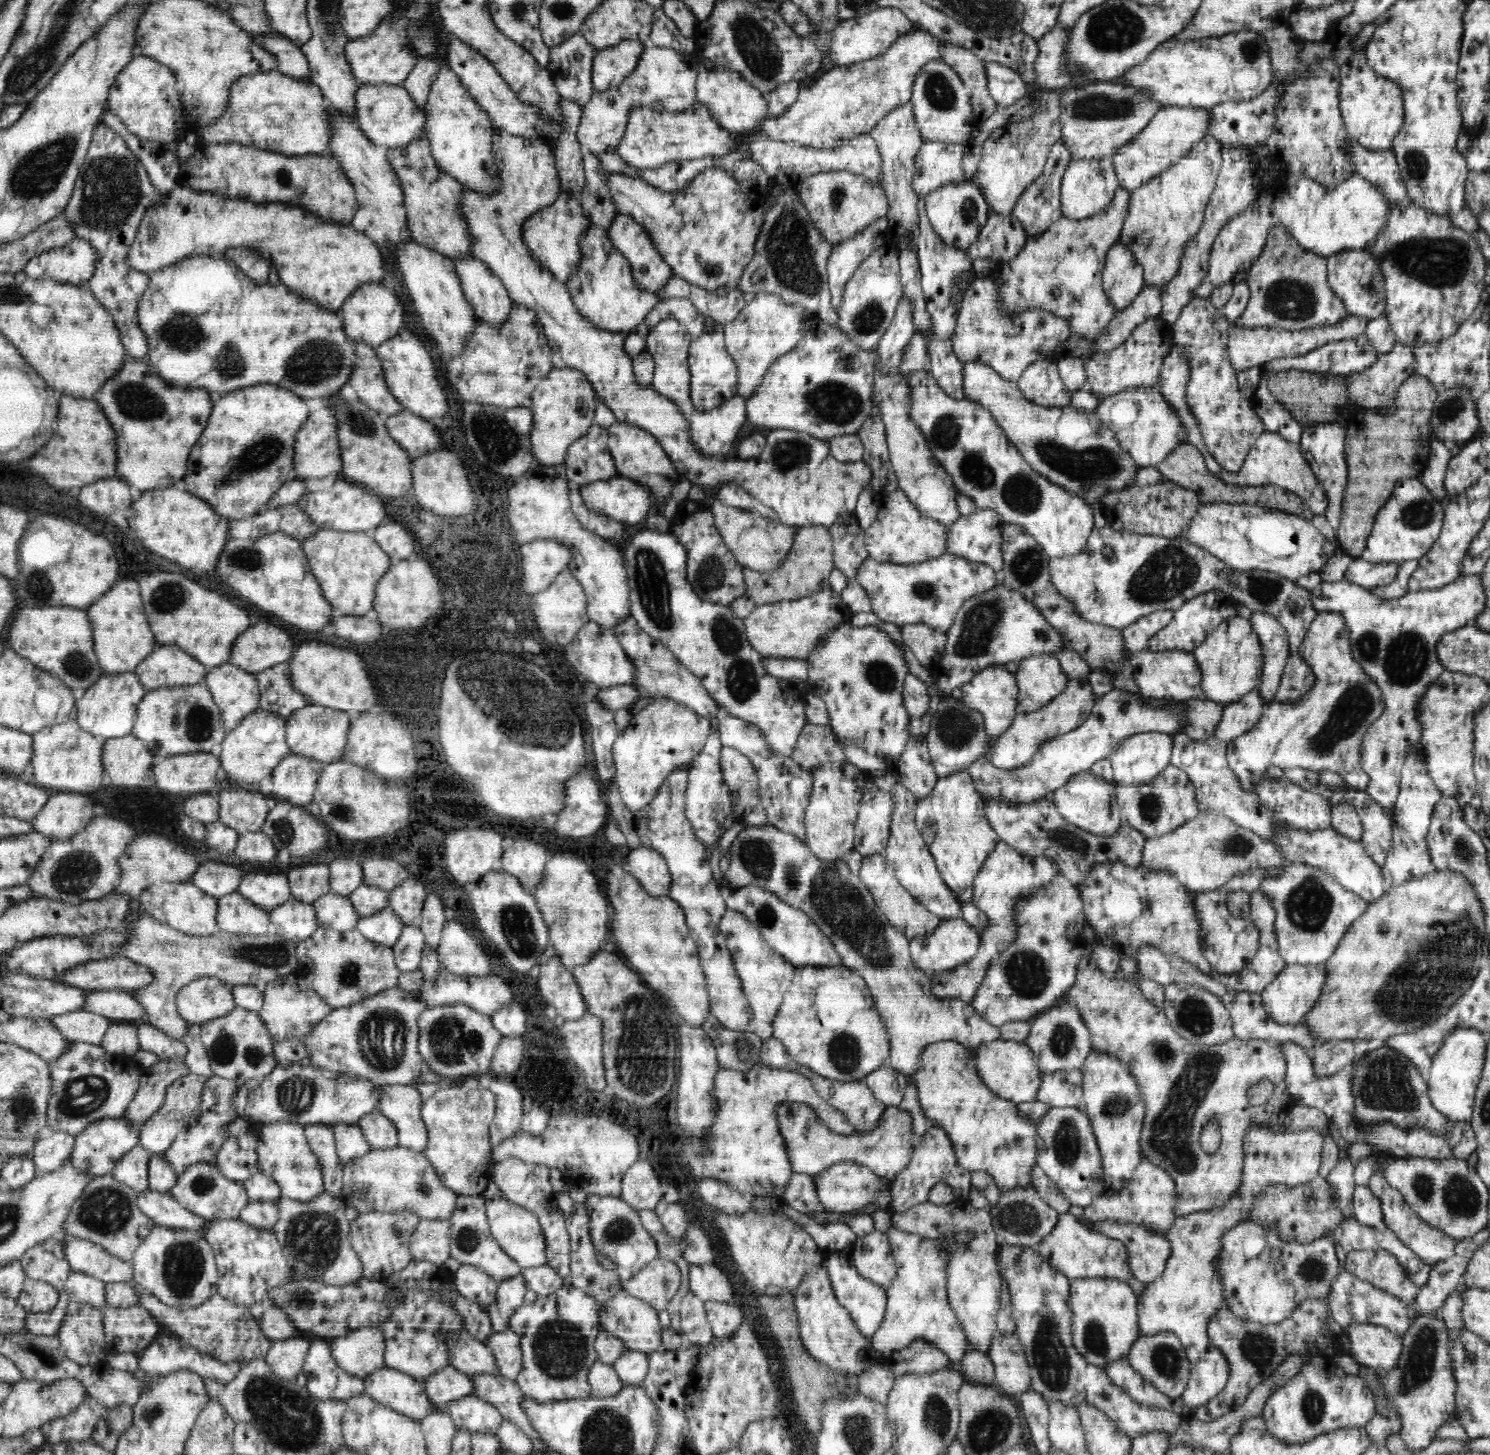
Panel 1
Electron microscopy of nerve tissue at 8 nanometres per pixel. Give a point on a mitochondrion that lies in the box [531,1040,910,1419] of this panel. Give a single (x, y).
(619, 1229)

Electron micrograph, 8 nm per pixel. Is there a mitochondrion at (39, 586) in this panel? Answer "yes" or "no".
yes

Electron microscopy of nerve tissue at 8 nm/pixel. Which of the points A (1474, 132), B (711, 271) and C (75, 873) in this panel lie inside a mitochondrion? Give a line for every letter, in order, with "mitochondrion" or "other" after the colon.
A: other
B: other
C: mitochondrion

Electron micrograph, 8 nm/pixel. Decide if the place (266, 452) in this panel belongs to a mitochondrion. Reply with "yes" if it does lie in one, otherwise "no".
yes

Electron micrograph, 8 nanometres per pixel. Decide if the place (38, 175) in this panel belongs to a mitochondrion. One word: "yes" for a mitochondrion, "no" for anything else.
yes

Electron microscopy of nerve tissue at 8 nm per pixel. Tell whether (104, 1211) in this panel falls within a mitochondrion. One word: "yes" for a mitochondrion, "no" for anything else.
yes

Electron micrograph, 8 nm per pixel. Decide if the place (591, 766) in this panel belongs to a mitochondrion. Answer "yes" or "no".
no

